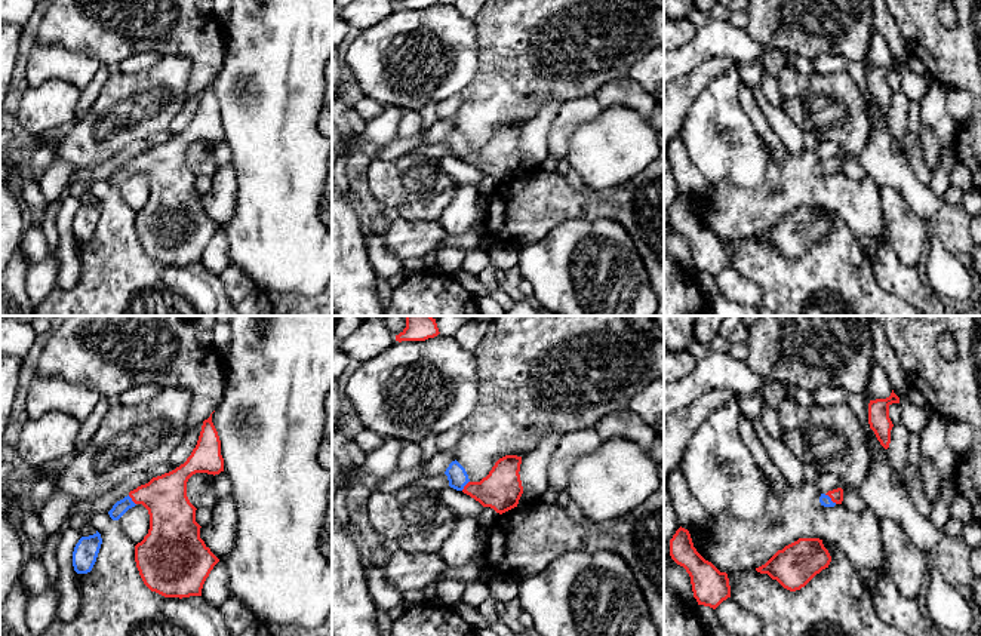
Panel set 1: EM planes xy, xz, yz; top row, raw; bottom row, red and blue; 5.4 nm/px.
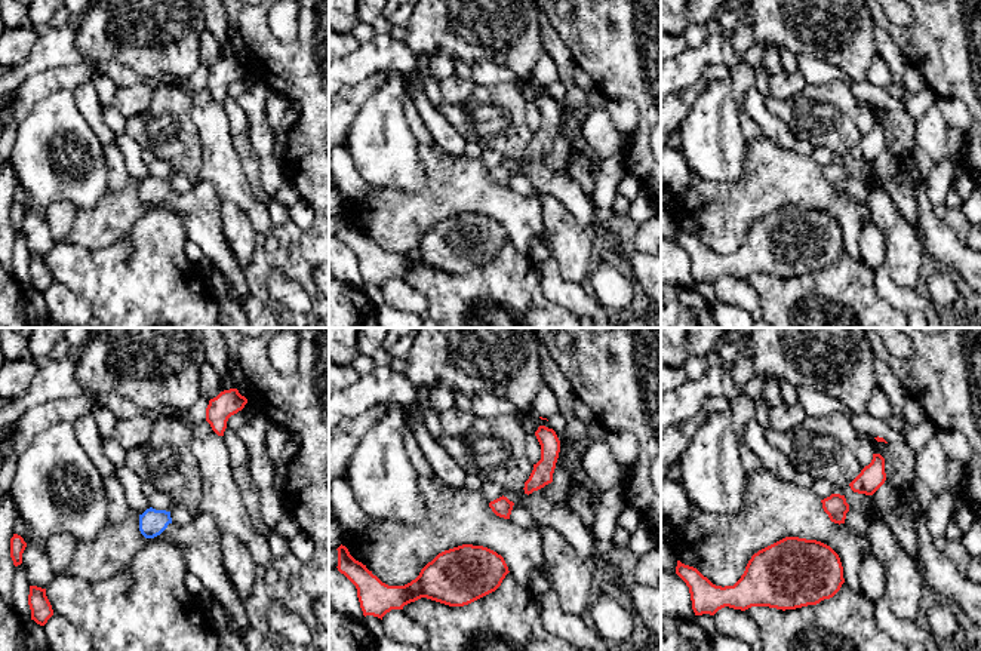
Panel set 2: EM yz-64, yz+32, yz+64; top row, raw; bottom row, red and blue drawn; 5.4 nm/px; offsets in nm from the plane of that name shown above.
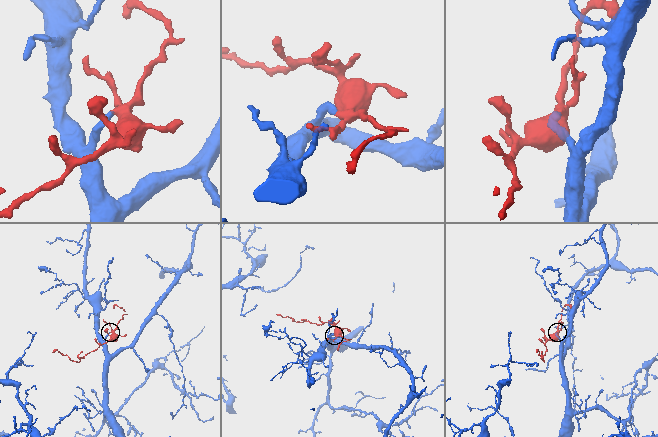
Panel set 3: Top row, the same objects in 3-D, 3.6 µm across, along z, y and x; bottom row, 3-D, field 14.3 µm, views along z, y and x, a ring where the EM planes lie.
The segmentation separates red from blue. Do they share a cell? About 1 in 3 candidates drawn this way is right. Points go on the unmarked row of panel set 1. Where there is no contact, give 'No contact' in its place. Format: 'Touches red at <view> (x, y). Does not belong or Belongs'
Touches red at yz (830, 165). Belongs

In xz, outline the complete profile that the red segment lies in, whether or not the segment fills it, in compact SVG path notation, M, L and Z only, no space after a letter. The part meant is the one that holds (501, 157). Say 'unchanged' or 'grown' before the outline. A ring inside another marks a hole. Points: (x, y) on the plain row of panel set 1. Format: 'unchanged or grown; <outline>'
grown; M505 123L495 130L486 145L480 150L471 150L465 136L455 127L449 132L445 142L450 156L462 159L483 175L490 175L502 182L517 175L523 162L519 142L520 132L522 125Z

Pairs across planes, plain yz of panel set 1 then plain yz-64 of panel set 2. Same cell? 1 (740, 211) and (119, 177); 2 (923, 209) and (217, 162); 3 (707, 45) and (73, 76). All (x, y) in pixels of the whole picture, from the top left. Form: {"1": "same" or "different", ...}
{"1": "different", "2": "same", "3": "different"}

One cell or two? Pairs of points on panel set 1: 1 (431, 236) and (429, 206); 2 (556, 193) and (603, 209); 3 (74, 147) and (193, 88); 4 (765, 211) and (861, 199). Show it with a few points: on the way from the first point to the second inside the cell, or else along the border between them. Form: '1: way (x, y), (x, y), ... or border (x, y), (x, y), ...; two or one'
1: border (400, 217), (437, 221); two
2: way (568, 203), (583, 203), (592, 208); one
3: border (181, 57), (187, 57), (191, 61), (185, 98); two
4: way (789, 194), (837, 194); one

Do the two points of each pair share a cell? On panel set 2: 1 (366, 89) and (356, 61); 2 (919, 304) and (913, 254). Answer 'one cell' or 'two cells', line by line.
1: two cells
2: two cells

